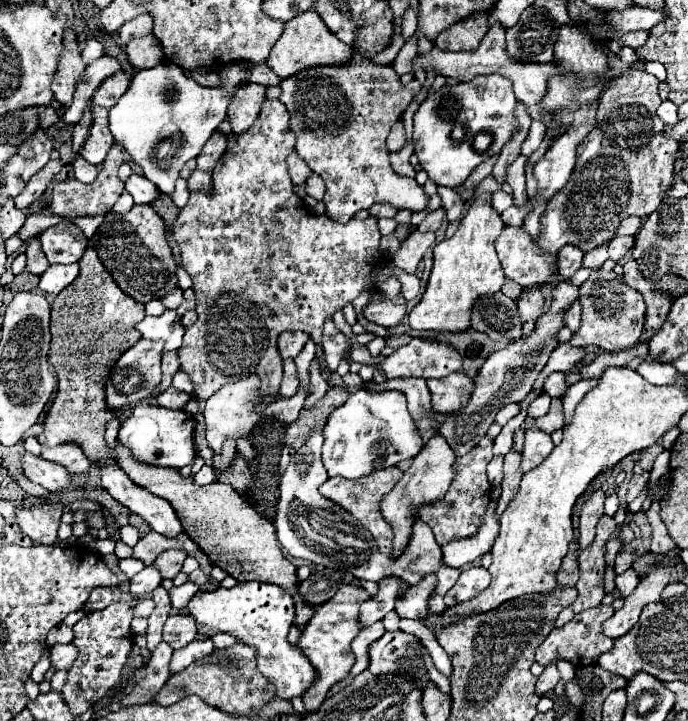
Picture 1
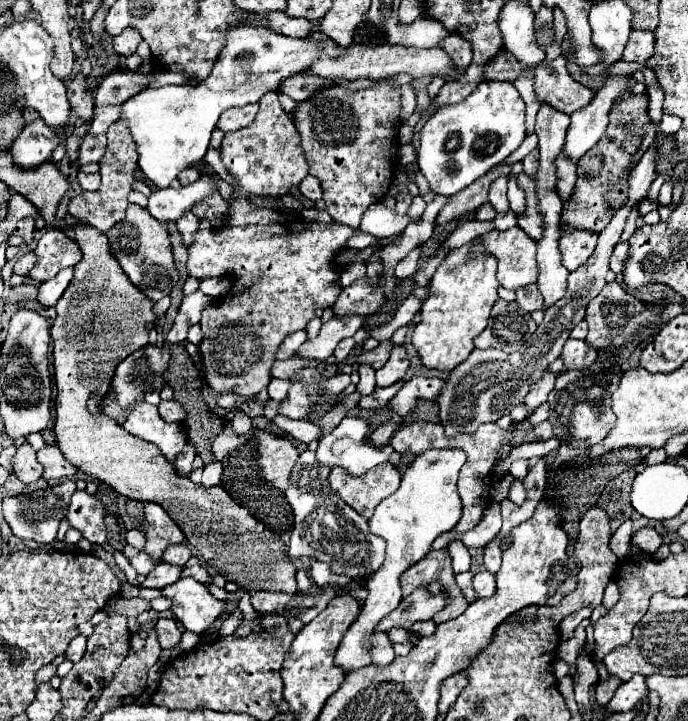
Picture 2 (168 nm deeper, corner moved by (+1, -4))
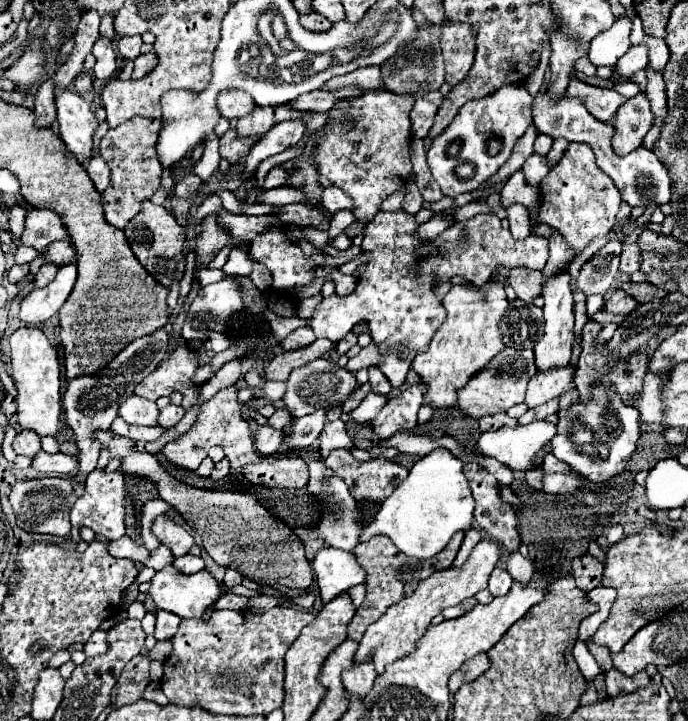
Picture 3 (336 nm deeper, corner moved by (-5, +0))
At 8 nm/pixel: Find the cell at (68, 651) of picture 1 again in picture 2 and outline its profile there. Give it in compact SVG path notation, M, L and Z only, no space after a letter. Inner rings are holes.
M78 635L78 637L74 637L74 641L70 641L70 645L68 645L68 649L66 649L66 653L64 653L64 655L66 655L66 659L68 659L68 661L78 663L78 661L82 659L84 651L86 651L86 637Z

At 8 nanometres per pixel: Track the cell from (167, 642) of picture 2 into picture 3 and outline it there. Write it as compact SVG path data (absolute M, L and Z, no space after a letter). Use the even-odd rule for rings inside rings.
M158 611L156 613L156 631L154 631L154 637L158 641L166 641L166 639L172 639L176 635L176 629L180 625L180 617L168 613L168 611Z

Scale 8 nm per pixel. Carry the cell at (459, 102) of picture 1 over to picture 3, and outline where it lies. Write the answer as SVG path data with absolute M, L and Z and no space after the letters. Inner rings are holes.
M504 85L498 91L490 93L482 99L468 101L452 125L446 127L442 135L434 139L434 145L428 149L428 165L442 187L442 193L448 197L456 197L460 193L476 191L482 183L486 183L496 171L506 163L512 153L516 139L526 131L532 123L530 113L532 97L526 87L520 85Z

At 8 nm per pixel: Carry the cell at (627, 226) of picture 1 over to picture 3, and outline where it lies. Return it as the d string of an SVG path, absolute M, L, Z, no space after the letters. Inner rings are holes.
M646 37L646 43L650 47L650 67L654 69L664 69L670 57L668 45L664 39L656 39L656 37Z

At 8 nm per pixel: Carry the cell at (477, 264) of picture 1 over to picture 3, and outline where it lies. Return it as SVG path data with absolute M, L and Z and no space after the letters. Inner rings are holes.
M494 279L482 287L454 285L442 303L446 307L446 321L432 337L428 351L418 355L412 363L412 369L426 385L424 405L430 405L434 409L456 407L458 389L462 389L474 377L474 373L484 369L484 365L488 365L488 361L492 361L492 357L504 349L500 321L508 309L504 285L496 283ZM480 289L486 289L486 297L478 293Z

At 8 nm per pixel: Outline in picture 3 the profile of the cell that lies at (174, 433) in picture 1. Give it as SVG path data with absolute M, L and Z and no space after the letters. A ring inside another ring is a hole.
M130 395L118 409L118 415L130 425L156 425L158 409L156 403L142 399L138 395Z

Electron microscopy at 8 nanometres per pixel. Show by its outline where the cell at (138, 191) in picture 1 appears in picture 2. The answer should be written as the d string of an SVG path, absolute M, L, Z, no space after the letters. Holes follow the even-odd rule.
M210 175L200 177L194 185L182 189L156 189L148 197L148 211L160 223L176 221L184 211L188 211L194 203L208 197L216 189L216 181Z

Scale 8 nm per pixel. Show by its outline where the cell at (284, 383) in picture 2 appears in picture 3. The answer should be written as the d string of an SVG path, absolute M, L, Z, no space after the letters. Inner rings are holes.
M266 381L266 383L262 385L262 397L258 397L258 399L254 399L254 401L248 401L246 405L248 405L250 409L254 409L254 407L268 405L268 403L276 403L276 401L282 399L284 391L286 391L286 383L284 383L284 381Z

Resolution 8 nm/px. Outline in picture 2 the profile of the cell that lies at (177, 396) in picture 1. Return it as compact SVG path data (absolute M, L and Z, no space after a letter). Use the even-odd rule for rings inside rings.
M170 399L170 401L162 401L158 405L158 411L160 411L160 417L164 421L174 421L174 423L184 423L186 421L186 411L184 407L176 401L176 399Z

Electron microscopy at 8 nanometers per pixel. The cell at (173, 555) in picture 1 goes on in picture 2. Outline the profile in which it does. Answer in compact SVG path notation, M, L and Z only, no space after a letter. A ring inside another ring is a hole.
M170 545L164 549L164 555L162 555L162 561L164 563L170 563L170 565L178 565L178 567L184 567L186 561L190 557L190 551L186 545Z

